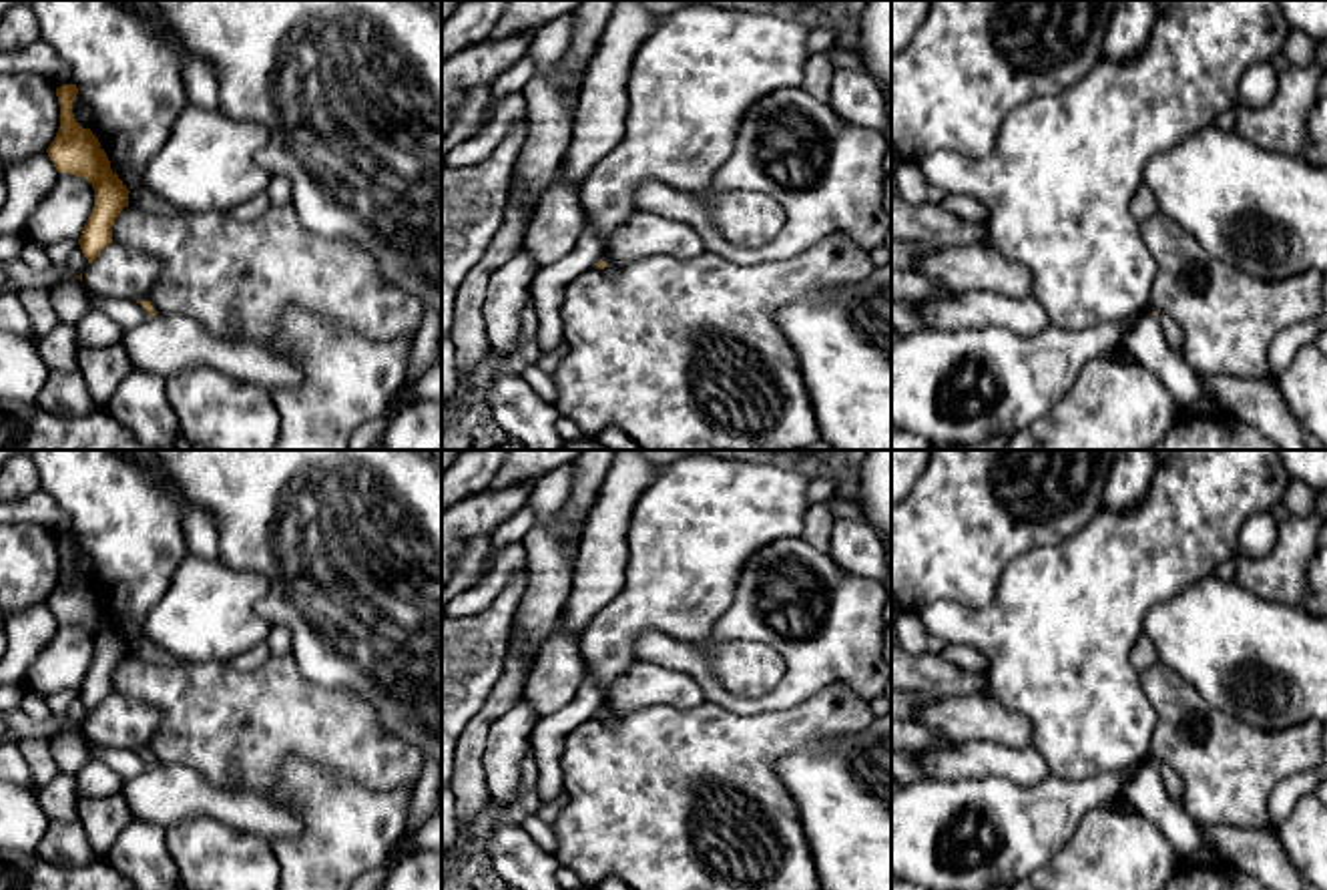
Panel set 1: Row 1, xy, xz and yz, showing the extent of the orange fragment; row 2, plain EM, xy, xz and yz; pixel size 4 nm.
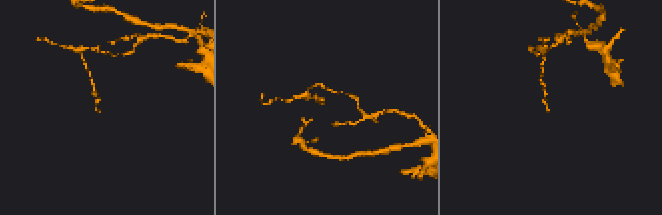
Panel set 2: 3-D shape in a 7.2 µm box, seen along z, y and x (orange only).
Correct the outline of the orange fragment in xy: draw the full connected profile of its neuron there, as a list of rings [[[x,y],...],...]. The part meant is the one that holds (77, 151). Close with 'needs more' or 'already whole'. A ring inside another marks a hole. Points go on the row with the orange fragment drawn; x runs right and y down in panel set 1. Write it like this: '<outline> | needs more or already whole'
[[[76,84],[56,88],[60,127],[46,153],[58,173],[82,177],[94,189],[94,207],[78,239],[84,257],[92,263],[112,243],[114,219],[128,207],[130,191],[110,169],[110,161],[100,149],[96,135],[76,123],[72,115],[76,94]]] | already whole

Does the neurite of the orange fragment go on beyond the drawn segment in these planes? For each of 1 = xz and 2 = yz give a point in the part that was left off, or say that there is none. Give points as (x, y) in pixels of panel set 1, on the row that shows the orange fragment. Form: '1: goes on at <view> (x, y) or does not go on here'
1: does not go on here
2: does not go on here

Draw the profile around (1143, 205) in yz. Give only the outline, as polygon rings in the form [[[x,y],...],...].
[[[1142,183],[1130,199],[1132,217],[1138,223],[1142,223],[1142,221],[1150,219],[1152,215],[1156,215],[1158,211],[1160,209],[1158,209],[1154,193]]]

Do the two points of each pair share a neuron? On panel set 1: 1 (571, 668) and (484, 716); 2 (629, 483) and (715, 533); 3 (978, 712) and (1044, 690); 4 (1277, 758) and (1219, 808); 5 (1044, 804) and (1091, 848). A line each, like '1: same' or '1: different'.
1: same
2: different
3: different
4: same
5: different

